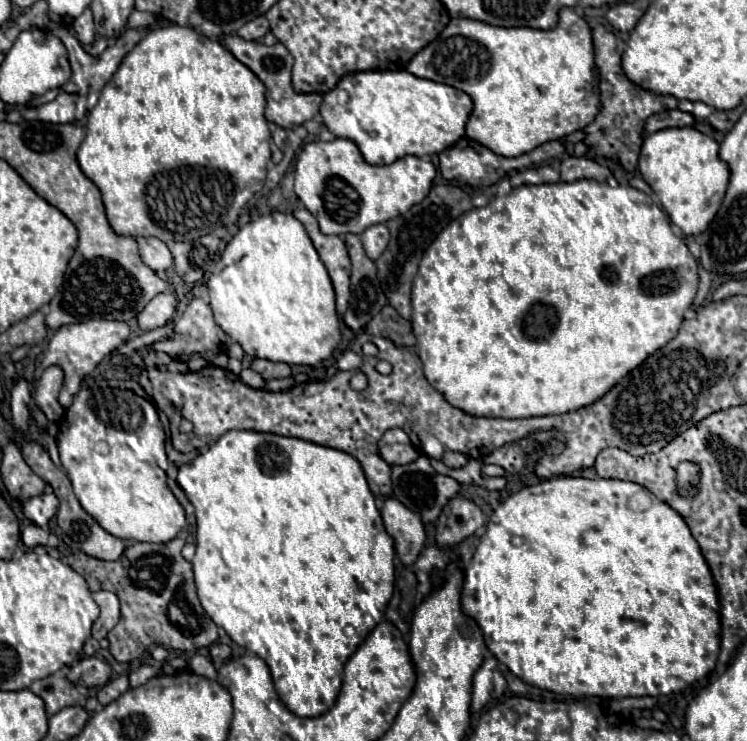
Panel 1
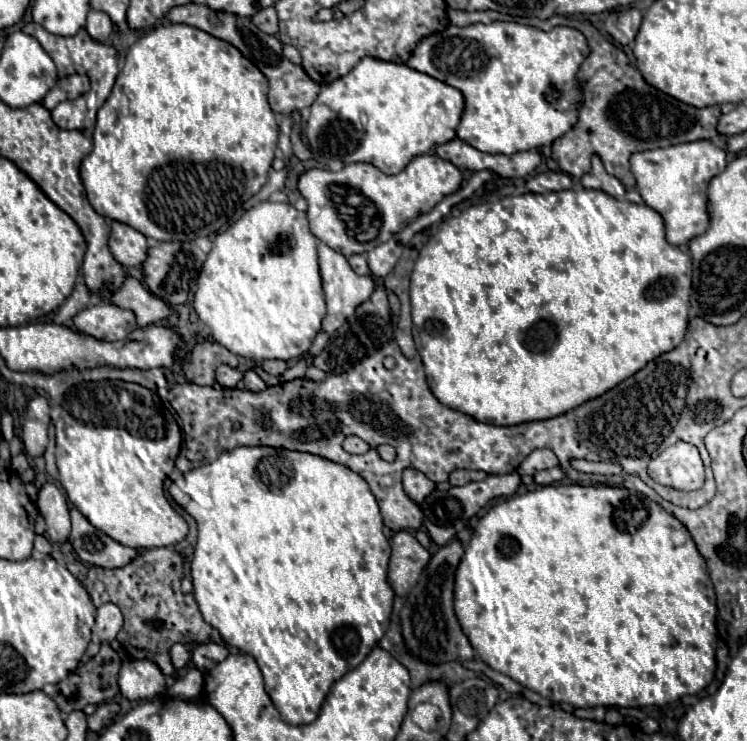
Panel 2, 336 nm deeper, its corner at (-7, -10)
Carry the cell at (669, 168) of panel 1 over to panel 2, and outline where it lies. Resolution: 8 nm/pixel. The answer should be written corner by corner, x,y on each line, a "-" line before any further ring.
707,139
679,143
665,149
641,151
631,157
631,171
637,179
637,191
641,193
643,201
663,217
667,241
671,245
687,243
707,231
707,187
709,181
725,169
725,165
725,151

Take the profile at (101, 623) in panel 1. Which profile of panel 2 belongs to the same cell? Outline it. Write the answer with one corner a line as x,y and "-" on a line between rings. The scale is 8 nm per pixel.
105,603
96,611
92,639
100,644
110,644
123,625
123,615
117,605

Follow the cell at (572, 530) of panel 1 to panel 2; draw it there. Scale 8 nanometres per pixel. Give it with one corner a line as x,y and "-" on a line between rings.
545,485
535,491
498,502
477,525
465,555
455,573
455,615
477,655
495,671
511,677
545,699
571,703
575,707
647,707
673,703
683,695
695,695
714,678
718,640
715,591
689,531
653,499
607,485

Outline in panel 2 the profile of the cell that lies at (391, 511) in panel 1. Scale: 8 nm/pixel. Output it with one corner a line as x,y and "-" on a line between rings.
397,531
391,539
391,547
393,547
393,553
389,561
389,583
397,595
407,595
409,589
417,583
423,567
429,563
429,551
409,531

